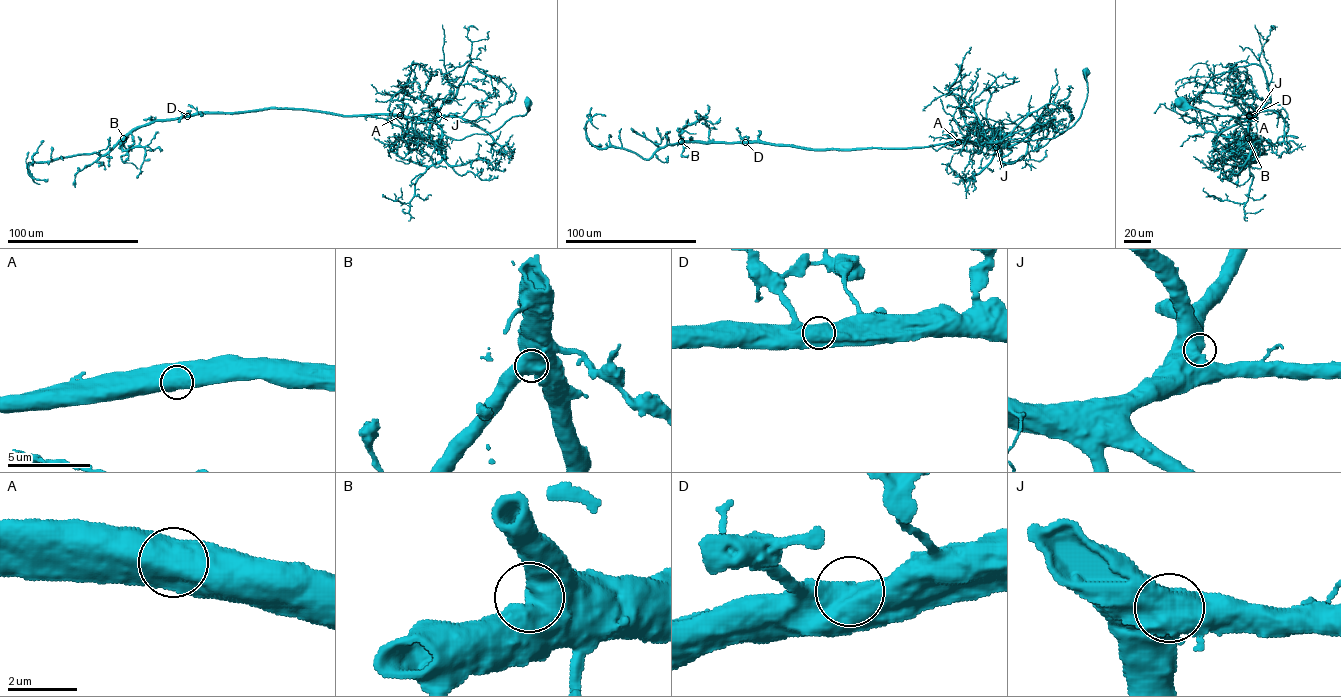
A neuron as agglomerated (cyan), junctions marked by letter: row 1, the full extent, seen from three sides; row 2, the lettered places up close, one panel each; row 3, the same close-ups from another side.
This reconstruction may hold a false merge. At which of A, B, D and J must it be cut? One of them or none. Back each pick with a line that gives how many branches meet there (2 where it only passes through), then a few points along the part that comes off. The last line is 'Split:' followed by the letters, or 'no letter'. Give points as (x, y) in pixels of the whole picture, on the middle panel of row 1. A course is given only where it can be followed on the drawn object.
Split: no letter

